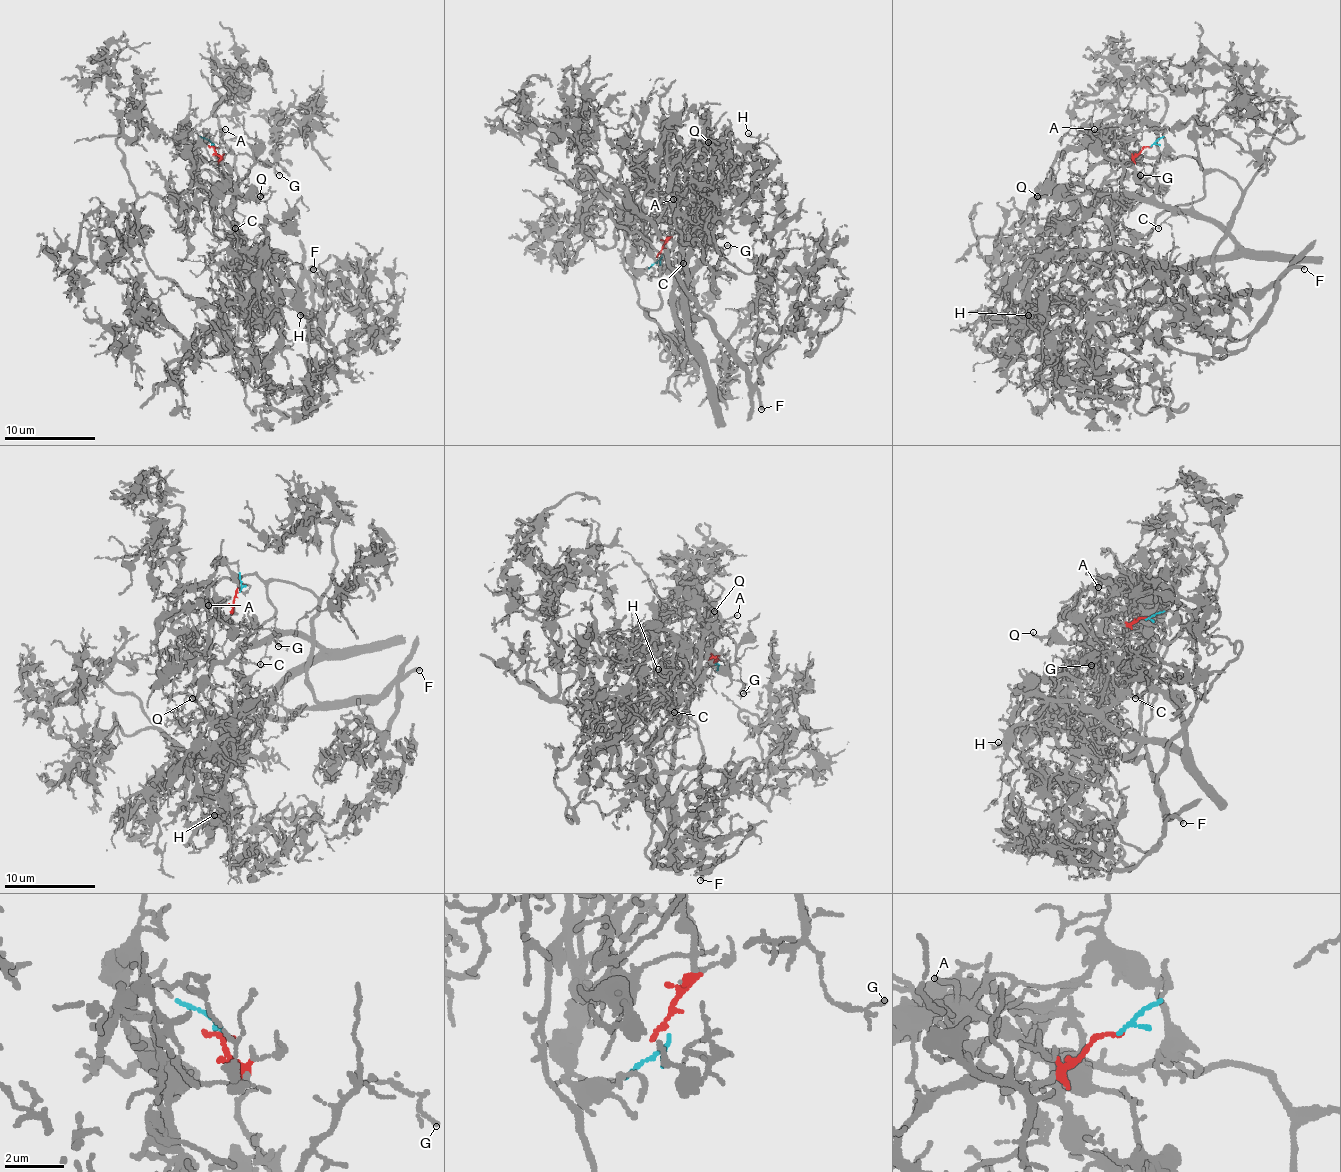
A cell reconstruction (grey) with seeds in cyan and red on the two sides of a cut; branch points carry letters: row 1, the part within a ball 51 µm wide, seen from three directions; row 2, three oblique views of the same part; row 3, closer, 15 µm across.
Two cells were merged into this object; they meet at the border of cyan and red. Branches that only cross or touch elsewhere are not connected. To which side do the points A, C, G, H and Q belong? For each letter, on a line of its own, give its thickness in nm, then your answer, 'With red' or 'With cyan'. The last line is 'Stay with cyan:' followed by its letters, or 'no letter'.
A: Thickness 120 nm. With cyan
C: Thickness 80 nm. With red
G: Thickness 80 nm. With red
H: Thickness 130 nm. With red
Q: Thickness 150 nm. With red
Stay with cyan: A

